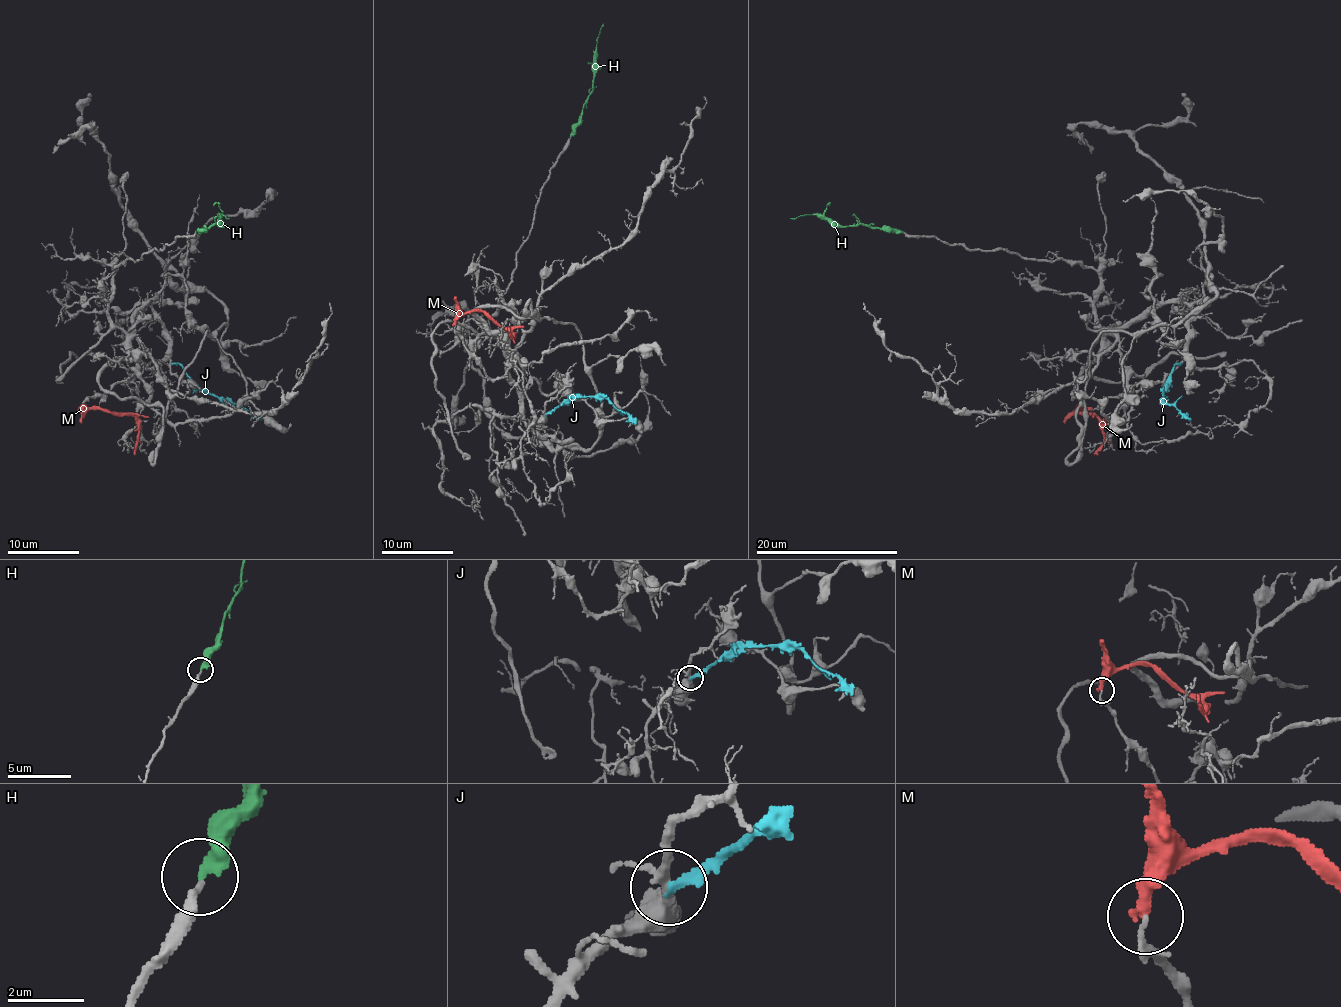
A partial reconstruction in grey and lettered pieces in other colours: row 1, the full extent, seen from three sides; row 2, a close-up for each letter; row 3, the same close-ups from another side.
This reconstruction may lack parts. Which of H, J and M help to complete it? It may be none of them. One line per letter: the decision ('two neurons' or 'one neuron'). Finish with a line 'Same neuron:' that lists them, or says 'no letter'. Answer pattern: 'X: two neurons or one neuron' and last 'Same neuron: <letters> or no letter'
H: one neuron
J: two neurons
M: two neurons
Same neuron: H

